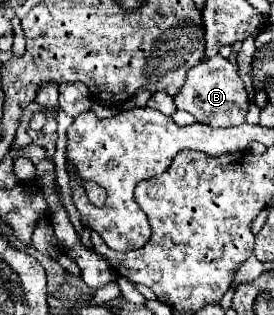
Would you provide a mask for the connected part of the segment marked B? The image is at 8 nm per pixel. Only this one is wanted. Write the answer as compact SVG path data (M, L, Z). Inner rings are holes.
M214 55L210 59L202 59L202 63L186 73L186 81L174 95L174 103L178 109L192 113L198 123L206 123L210 127L230 127L244 123L248 111L248 93L236 65L222 55Z

